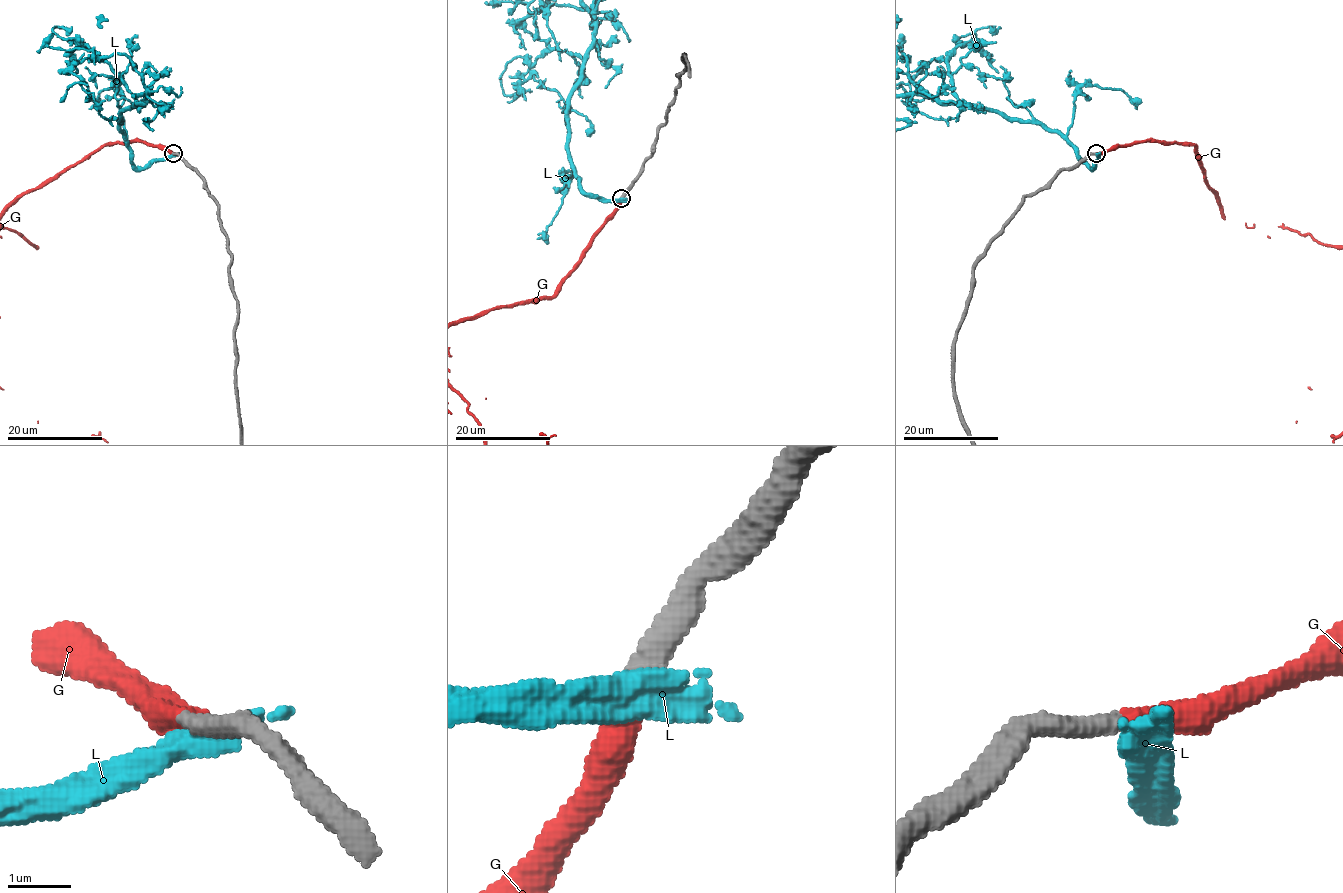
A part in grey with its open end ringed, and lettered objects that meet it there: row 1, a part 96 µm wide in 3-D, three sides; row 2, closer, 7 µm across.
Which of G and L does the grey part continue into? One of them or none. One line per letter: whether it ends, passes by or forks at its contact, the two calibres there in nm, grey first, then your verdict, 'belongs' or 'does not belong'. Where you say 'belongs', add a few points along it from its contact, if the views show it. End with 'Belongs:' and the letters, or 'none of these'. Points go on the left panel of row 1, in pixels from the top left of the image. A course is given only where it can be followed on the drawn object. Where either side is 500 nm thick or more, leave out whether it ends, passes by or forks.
G: it ends; calibres 440 and 380 nm; belongs
L: it passes by; calibres 440 and 440 nm; does not belong
Belongs: G

